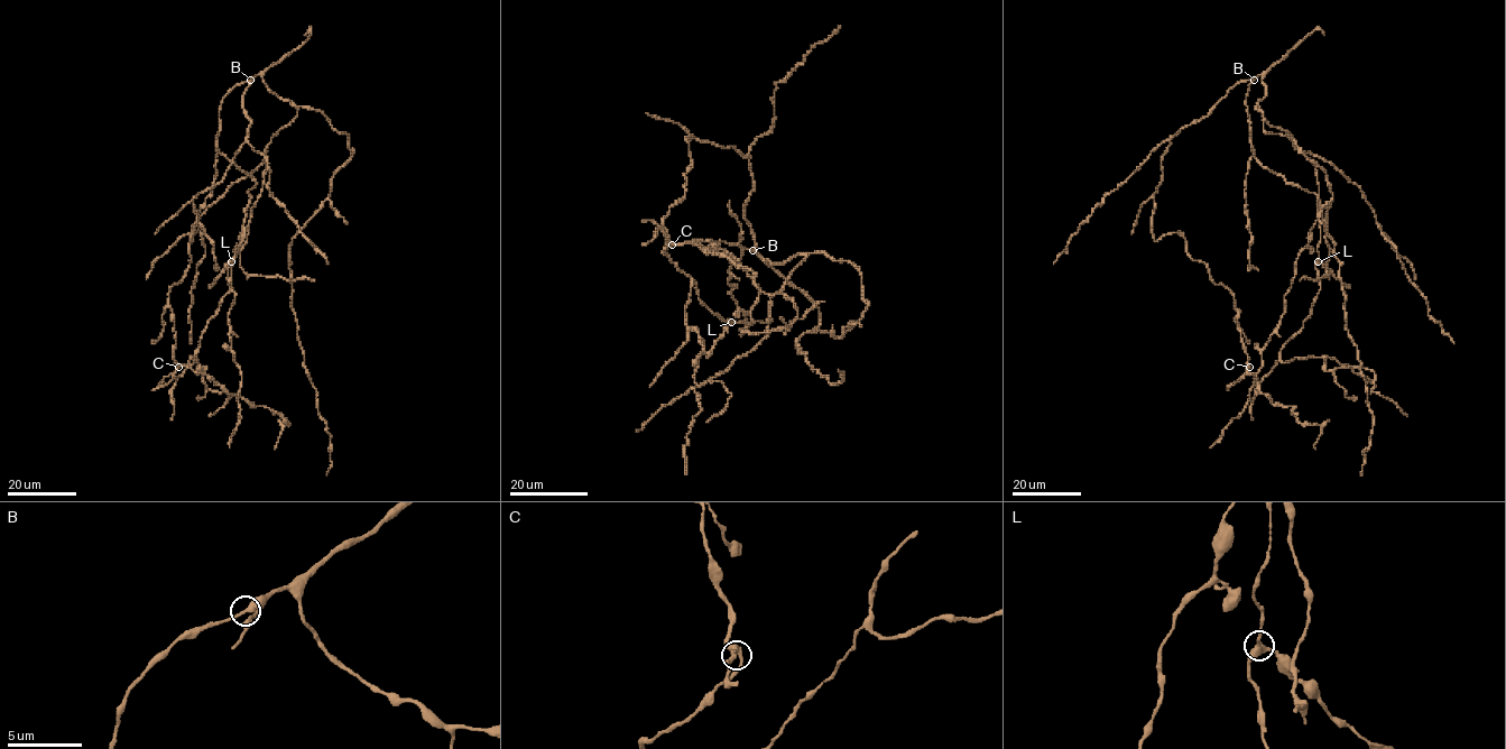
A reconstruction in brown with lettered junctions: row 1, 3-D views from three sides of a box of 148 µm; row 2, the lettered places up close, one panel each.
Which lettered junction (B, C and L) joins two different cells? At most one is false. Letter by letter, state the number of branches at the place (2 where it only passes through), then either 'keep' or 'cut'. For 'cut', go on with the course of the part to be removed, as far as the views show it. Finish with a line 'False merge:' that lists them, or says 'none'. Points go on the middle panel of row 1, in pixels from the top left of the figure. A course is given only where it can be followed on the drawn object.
B: 3 branches meet; keep
C: 3 branches meet; keep
L: 3 branches meet; keep
False merge: none

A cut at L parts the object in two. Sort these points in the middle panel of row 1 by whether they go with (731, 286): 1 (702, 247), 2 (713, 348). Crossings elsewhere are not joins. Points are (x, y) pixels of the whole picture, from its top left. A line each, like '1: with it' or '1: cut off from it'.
1: with it
2: cut off from it

